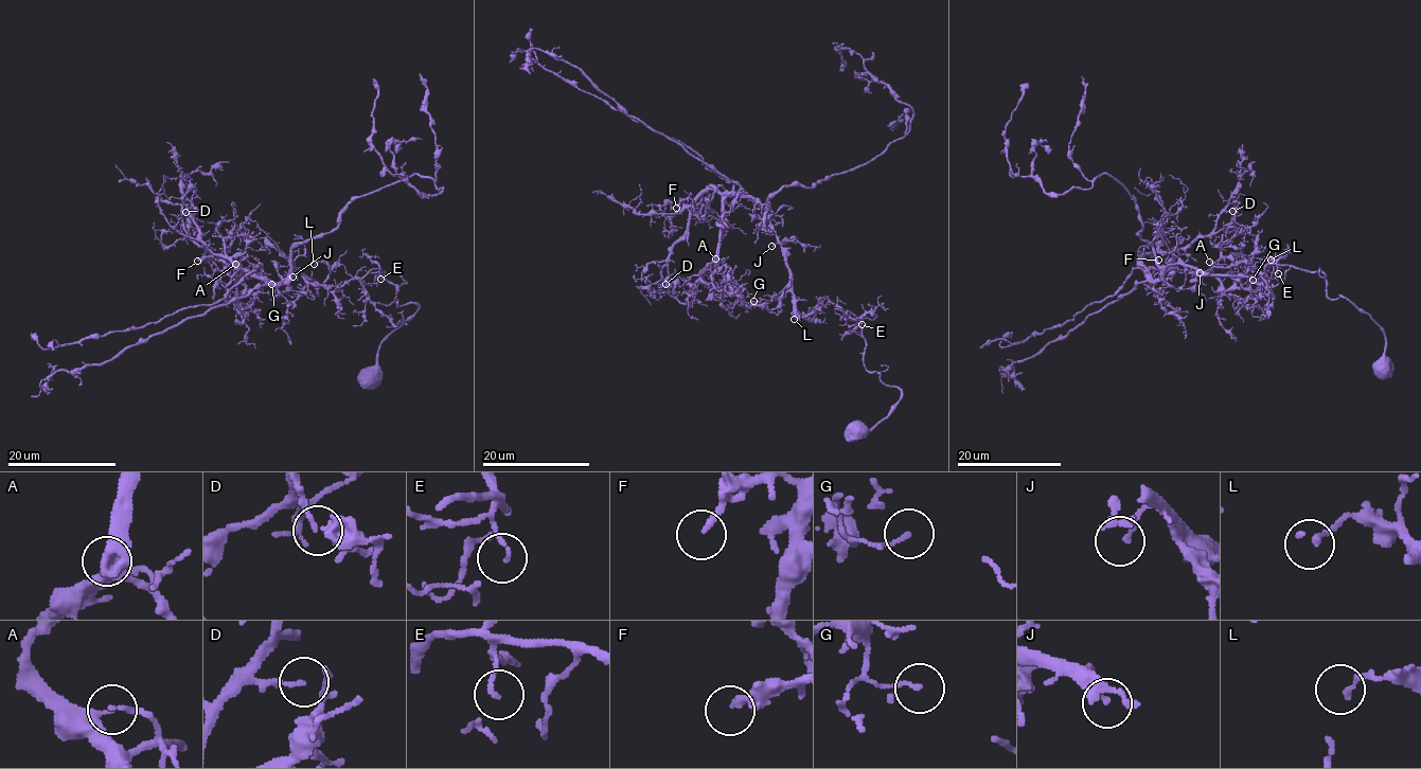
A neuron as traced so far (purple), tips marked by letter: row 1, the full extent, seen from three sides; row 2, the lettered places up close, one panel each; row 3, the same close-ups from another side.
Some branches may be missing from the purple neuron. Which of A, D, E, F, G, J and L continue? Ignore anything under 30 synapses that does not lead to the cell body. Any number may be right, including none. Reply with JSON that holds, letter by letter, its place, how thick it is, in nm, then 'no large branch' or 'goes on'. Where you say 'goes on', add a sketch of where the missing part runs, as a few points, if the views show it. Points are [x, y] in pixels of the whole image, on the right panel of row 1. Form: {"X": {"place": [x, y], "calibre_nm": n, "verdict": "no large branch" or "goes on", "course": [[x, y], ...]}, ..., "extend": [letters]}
{"A": {"place": [1209, 262], "calibre_nm": 130, "verdict": "no large branch"}, "D": {"place": [1232, 211], "calibre_nm": 100, "verdict": "no large branch"}, "E": {"place": [1278, 273], "calibre_nm": 80, "verdict": "no large branch"}, "F": {"place": [1158, 260], "calibre_nm": 190, "verdict": "goes on", "course": [[1158, 260], [1162, 253], [1143, 233], [1140, 216]]}, "G": {"place": [1253, 280], "calibre_nm": 90, "verdict": "goes on", "course": [[1253, 280], [1255, 287], [1269, 297], [1281, 297], [1281, 322], [1286, 326]]}, "J": {"place": [1200, 272], "calibre_nm": 150, "verdict": "no large branch"}, "L": {"place": [1271, 260], "calibre_nm": 120, "verdict": "no large branch"}, "extend": ["F", "G"]}

